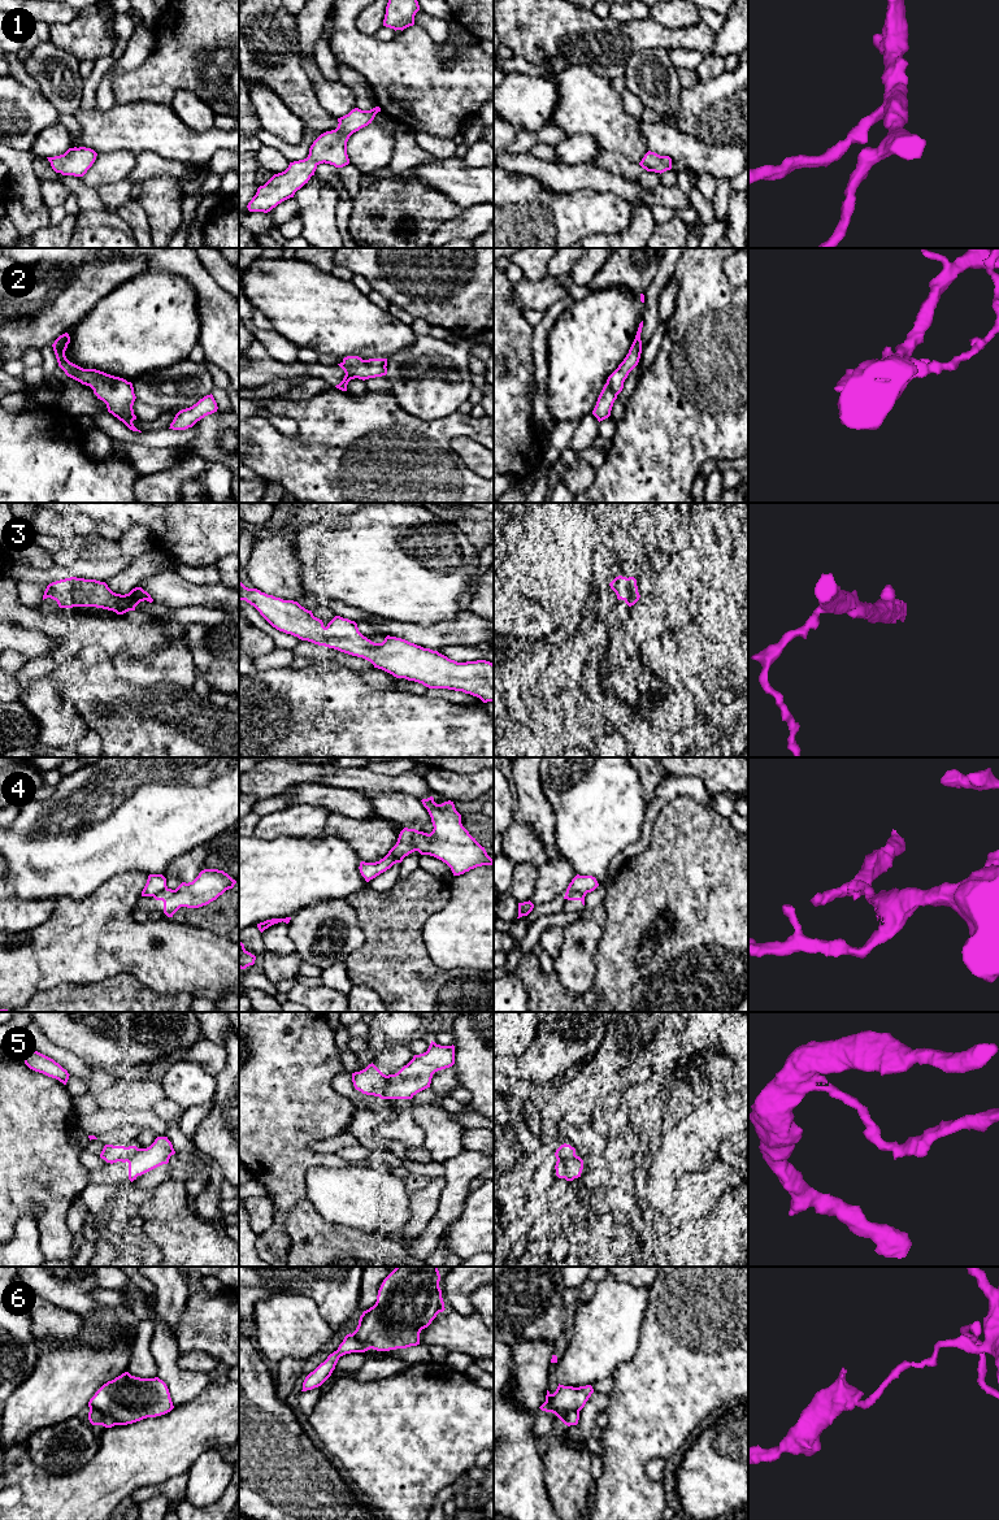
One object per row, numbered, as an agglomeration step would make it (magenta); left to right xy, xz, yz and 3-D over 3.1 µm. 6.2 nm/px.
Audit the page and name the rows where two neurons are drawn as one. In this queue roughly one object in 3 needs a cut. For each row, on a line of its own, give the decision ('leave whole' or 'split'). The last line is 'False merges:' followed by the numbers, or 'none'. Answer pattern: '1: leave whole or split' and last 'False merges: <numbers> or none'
1: leave whole
2: leave whole
3: leave whole
4: split
5: split
6: split
False merges: 4, 5, 6

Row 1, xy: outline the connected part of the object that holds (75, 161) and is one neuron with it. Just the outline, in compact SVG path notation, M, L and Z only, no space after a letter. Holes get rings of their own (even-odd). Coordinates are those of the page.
M86 147L69 148L64 155L47 157L52 169L62 175L83 177L92 166L97 153Z

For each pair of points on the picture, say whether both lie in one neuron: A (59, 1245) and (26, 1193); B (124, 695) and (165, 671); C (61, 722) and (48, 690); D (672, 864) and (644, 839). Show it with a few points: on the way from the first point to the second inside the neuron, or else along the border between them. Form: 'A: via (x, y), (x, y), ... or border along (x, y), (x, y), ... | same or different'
A: via (52, 1229), (52, 1208), (42, 1198) | same
B: border along (113, 668), (122, 680), (140, 687), (168, 684) | different
C: via (53, 715), (48, 706), (48, 698) | same
D: border along (657, 815), (650, 845), (628, 860) | different

